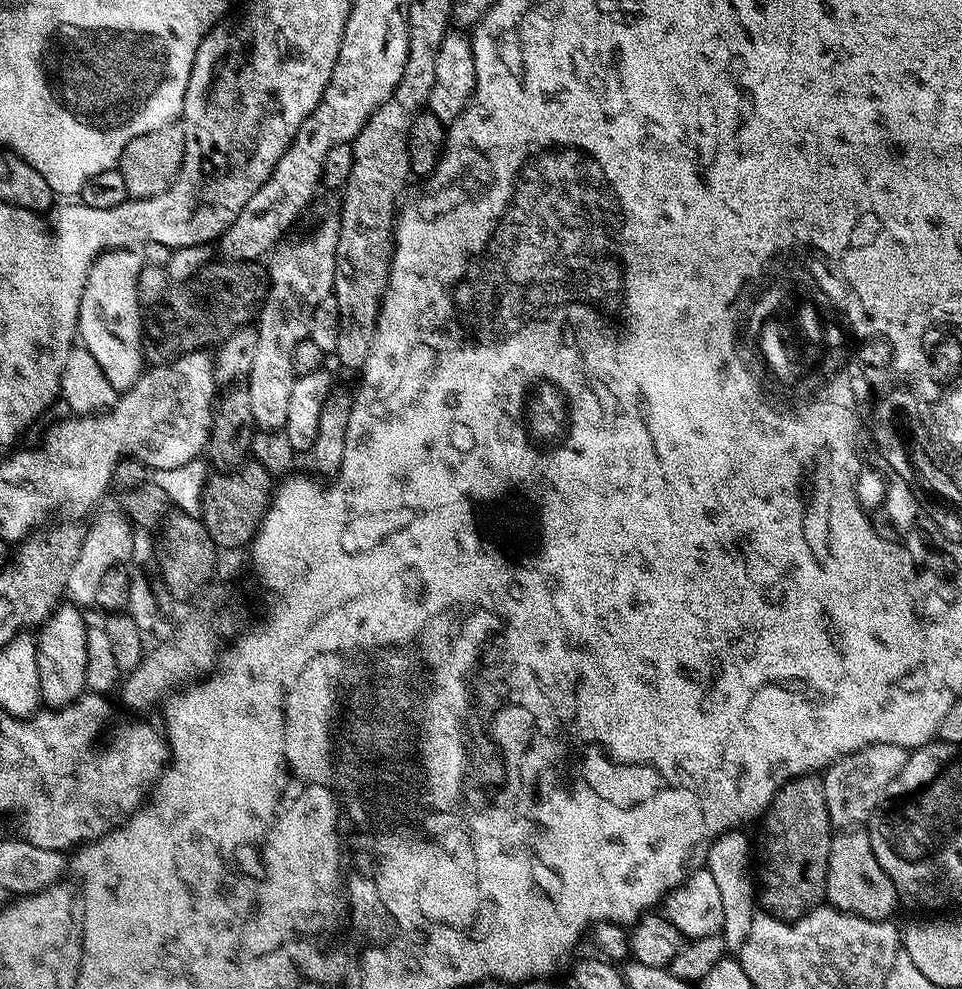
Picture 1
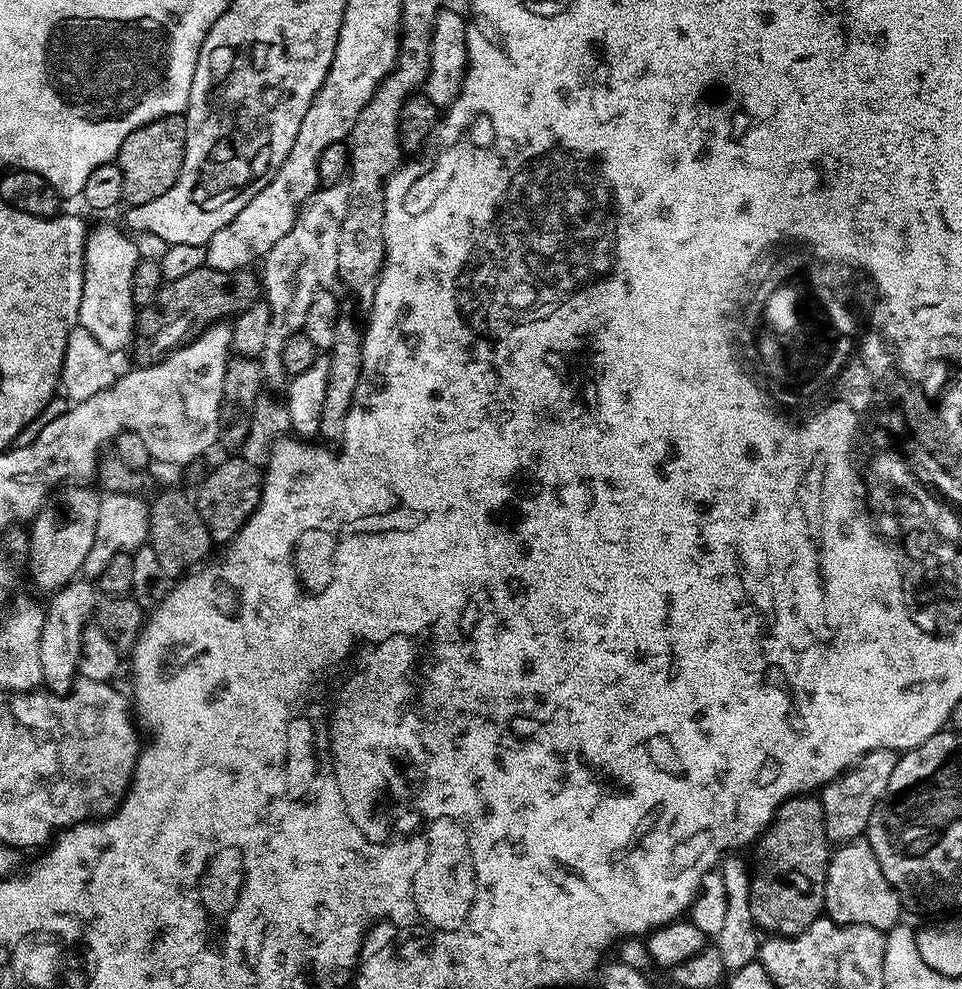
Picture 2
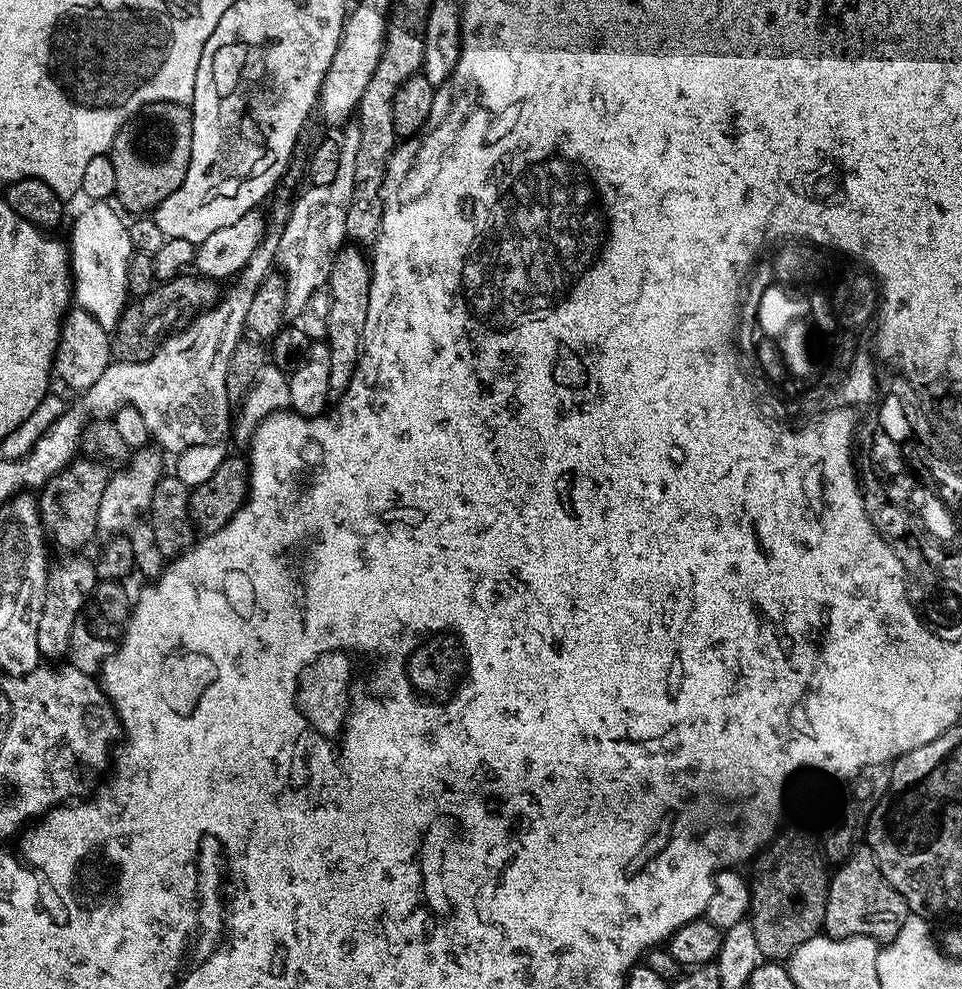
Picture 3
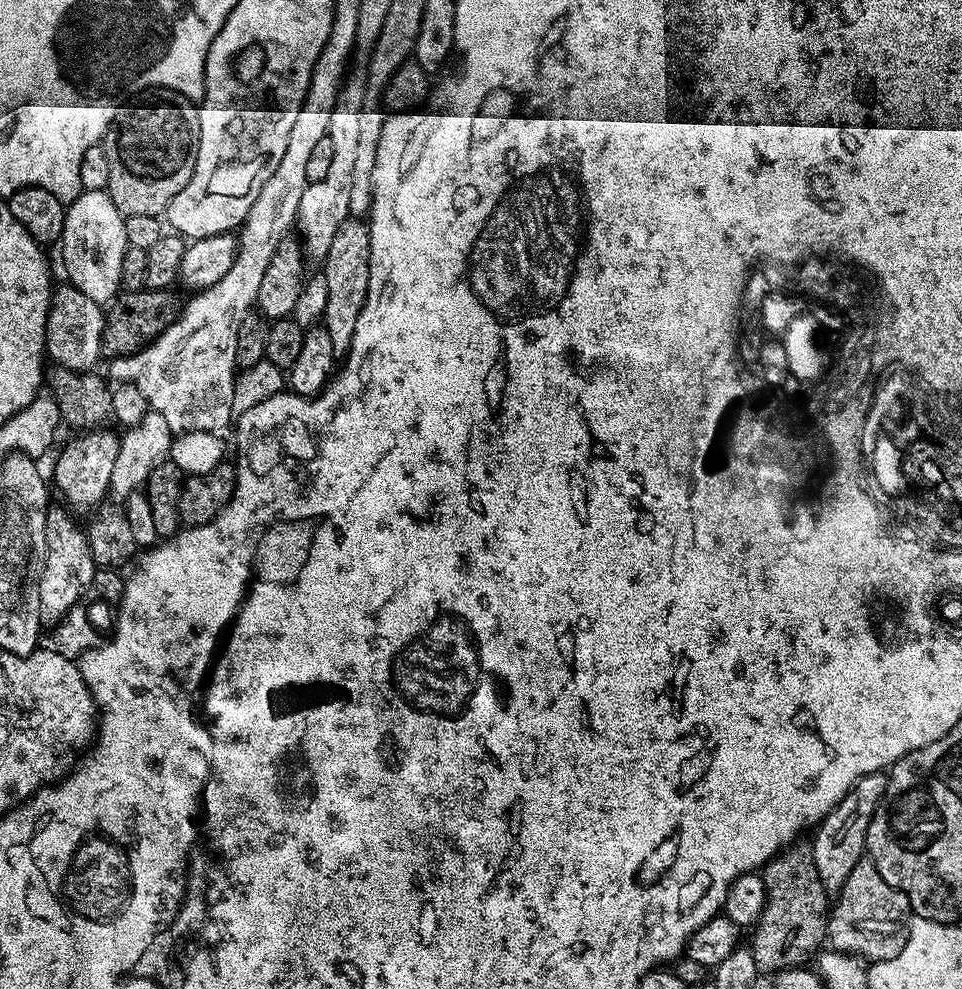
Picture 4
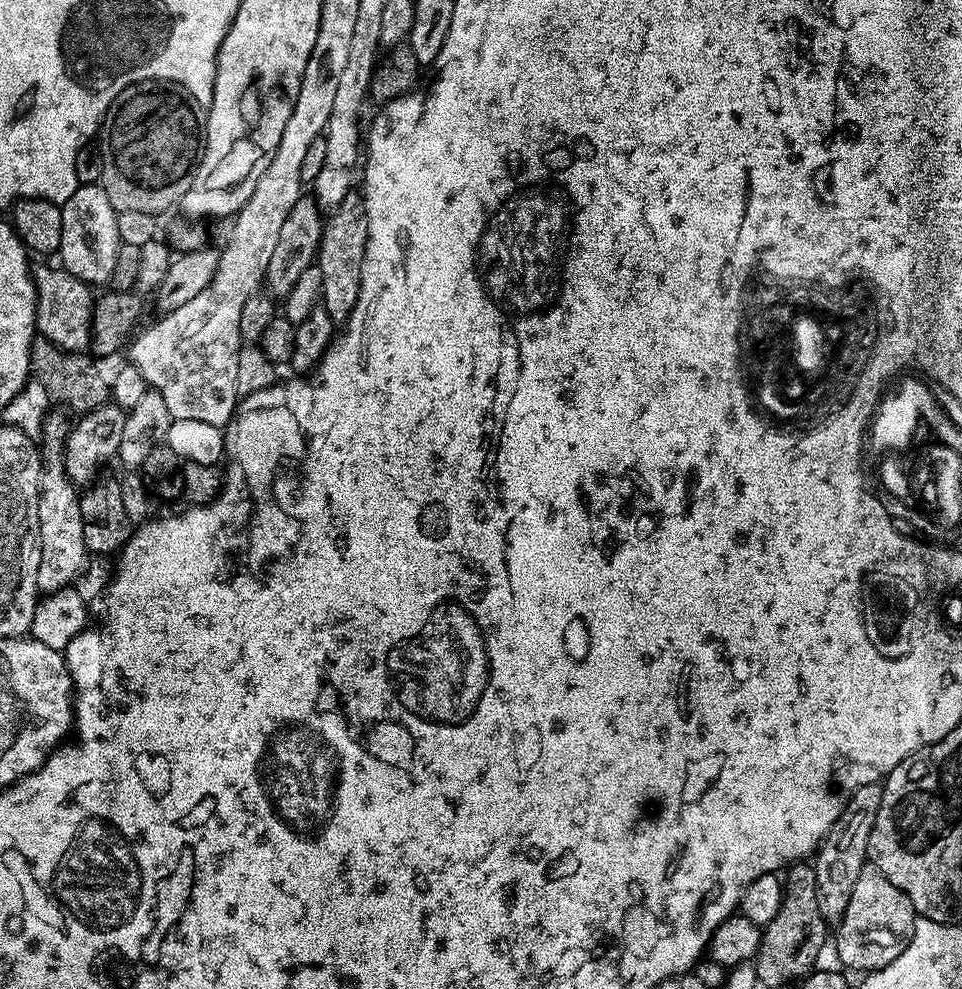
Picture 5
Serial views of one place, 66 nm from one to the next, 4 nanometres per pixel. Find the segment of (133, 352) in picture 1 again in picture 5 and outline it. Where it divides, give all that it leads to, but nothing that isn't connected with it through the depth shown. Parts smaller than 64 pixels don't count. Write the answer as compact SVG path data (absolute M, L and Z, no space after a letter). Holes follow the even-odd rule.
M81 184L62 205L62 242L58 253L59 263L74 278L89 286L107 285L112 279L114 262L120 249L117 210L110 206L104 189L99 184Z

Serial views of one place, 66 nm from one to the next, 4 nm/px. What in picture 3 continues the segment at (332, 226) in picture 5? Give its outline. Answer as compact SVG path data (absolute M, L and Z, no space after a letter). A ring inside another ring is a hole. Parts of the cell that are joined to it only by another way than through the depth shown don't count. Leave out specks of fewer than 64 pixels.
M345 243L334 258L326 285L330 294L330 319L326 325L326 343L330 346L330 393L339 398L350 386L364 346L366 314L370 310L372 265L363 247Z

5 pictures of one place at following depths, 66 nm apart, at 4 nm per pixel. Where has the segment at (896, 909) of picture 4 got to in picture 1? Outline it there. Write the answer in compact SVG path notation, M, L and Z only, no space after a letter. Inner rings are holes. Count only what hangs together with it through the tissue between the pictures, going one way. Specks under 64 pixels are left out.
M840 830L835 833L830 858L827 859L826 886L825 899L831 907L867 920L889 919L899 905L897 888L879 865L867 831L864 830Z

